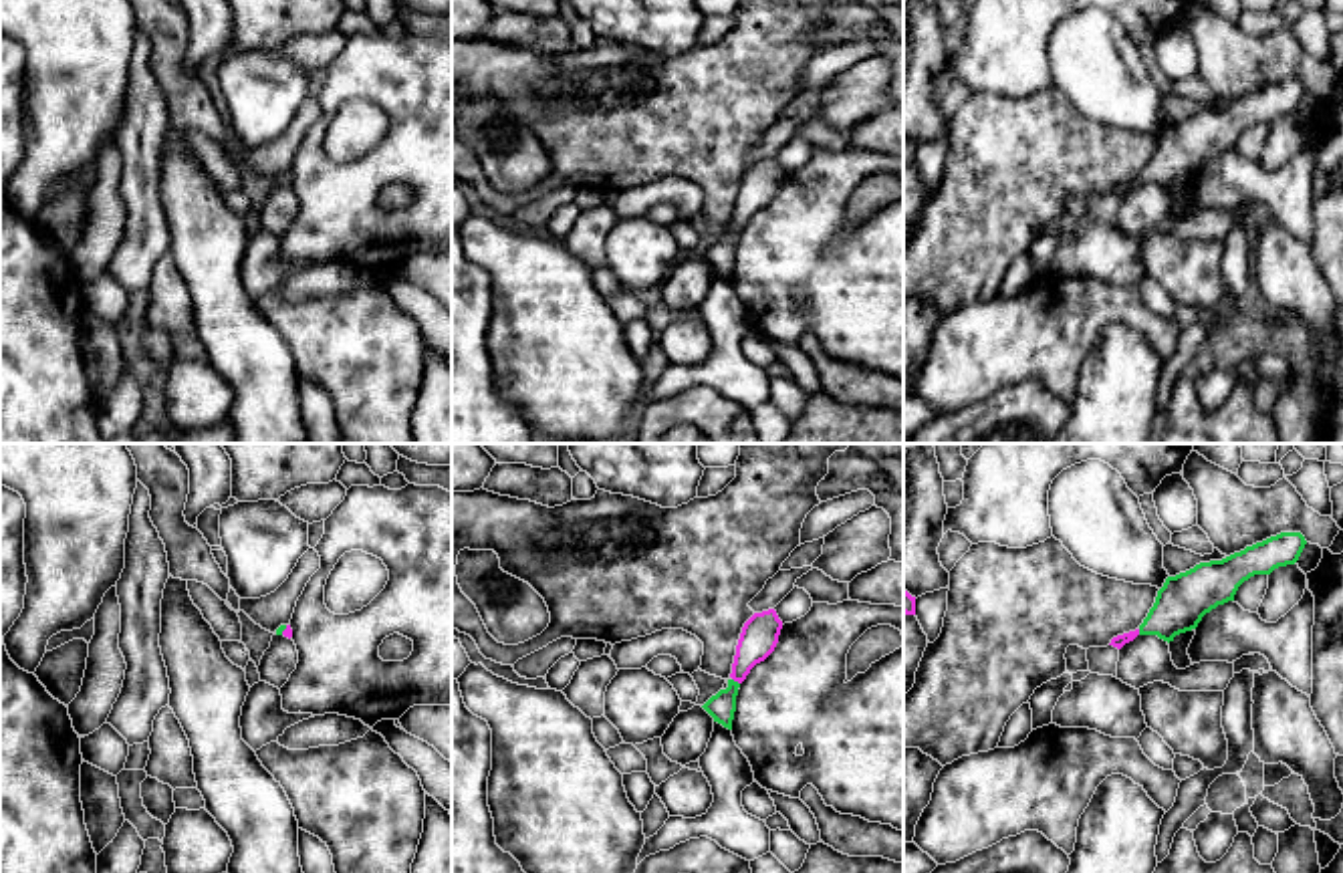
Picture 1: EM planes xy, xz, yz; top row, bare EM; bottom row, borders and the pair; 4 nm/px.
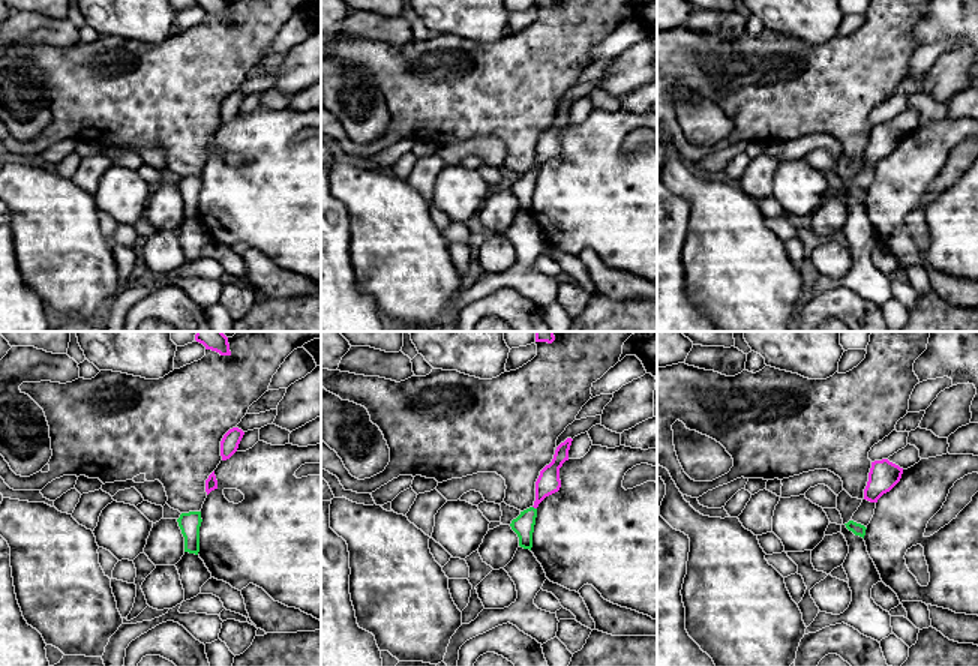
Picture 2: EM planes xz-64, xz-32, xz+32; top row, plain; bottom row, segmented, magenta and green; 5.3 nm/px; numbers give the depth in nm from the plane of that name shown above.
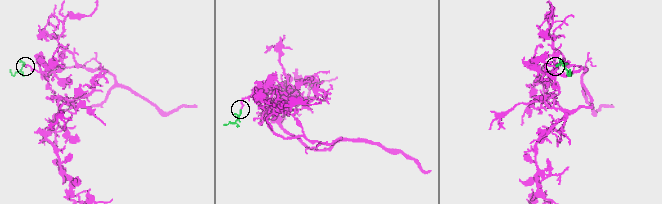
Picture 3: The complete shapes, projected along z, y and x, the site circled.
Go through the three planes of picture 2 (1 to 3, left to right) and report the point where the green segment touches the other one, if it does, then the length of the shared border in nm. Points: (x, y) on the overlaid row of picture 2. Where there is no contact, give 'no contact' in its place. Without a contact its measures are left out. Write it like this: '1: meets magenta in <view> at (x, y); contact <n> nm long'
1: no contact
2: meets magenta in xz-32 at (534, 507); contact 30 nm long
3: no contact

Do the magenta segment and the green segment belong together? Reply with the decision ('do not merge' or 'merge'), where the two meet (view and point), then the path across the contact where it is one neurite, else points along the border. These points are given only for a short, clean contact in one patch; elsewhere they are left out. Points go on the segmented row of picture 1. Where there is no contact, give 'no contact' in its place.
merge; contact xz (737, 680); way xz (759, 638), (737, 680), (720, 706)

